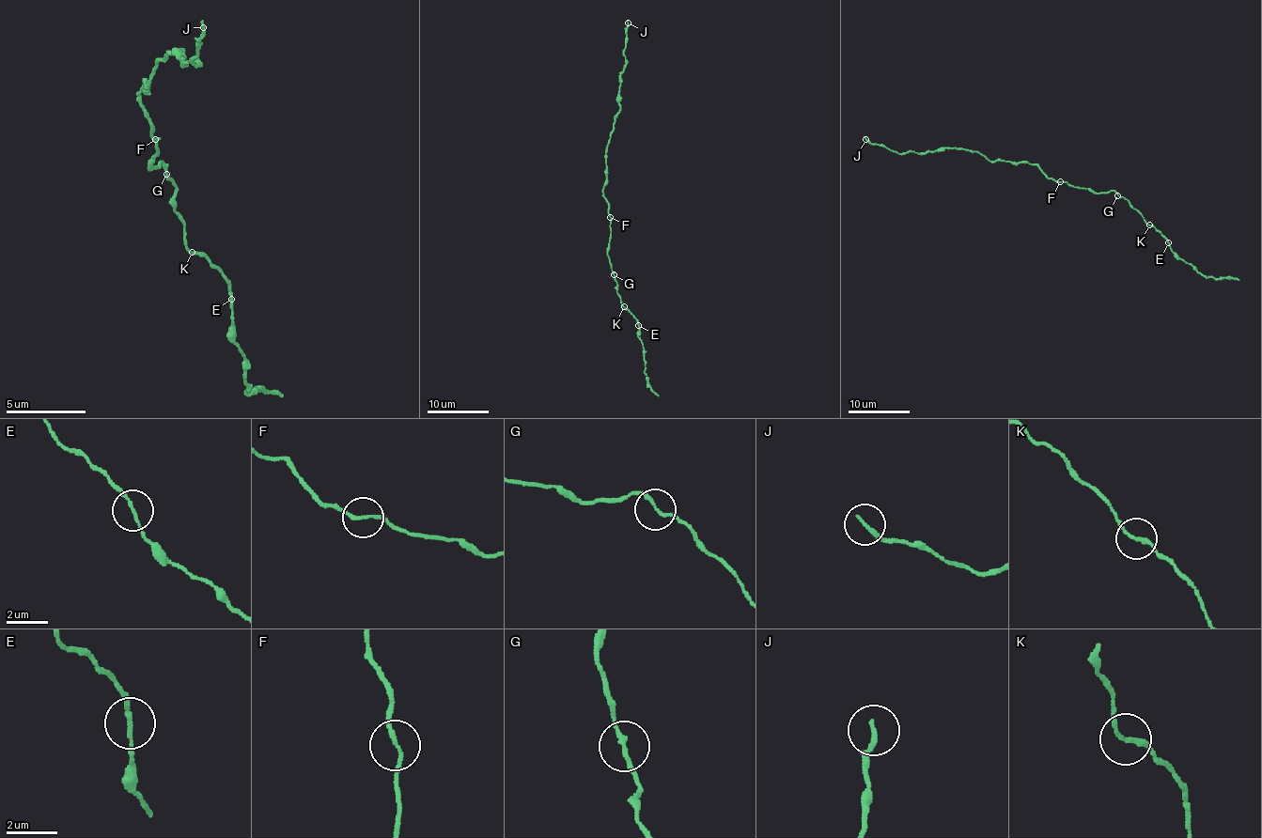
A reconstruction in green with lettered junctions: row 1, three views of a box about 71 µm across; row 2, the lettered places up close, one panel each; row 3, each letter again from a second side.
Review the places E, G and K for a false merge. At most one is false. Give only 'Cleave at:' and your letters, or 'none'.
Cleave at: G

